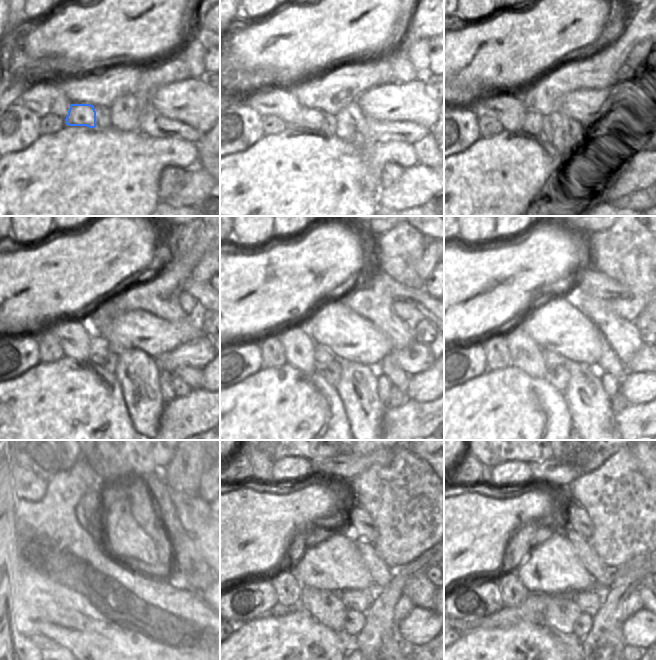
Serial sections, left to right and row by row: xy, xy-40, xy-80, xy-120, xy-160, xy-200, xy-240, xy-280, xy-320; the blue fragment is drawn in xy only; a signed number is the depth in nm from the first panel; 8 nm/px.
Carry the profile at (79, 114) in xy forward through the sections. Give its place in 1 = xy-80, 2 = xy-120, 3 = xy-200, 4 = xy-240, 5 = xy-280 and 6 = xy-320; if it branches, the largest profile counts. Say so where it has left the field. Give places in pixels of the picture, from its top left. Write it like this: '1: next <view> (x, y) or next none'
1: next xy-80 (533, 121)
2: next xy-120 (99, 346)
3: next xy-200 (551, 358)
4: next xy-240 (128, 597)
5: next xy-280 (359, 600)
6: next xy-320 (589, 601)

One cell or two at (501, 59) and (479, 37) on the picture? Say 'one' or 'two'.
one

